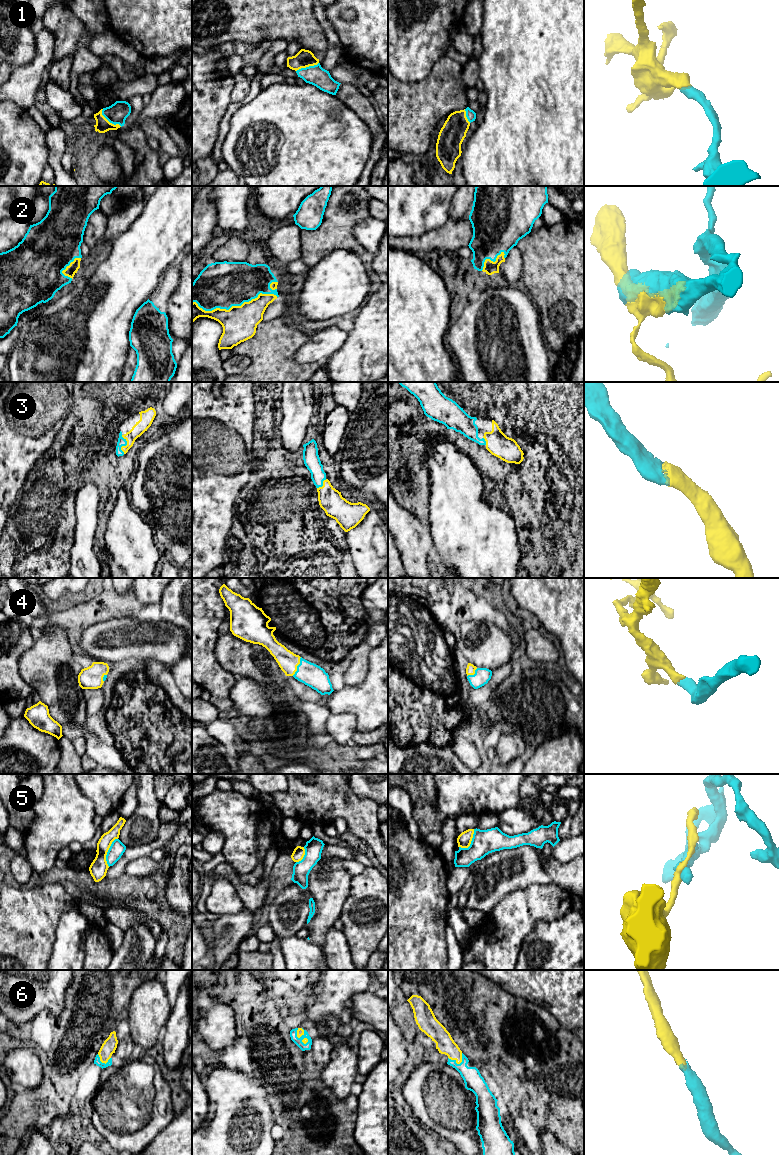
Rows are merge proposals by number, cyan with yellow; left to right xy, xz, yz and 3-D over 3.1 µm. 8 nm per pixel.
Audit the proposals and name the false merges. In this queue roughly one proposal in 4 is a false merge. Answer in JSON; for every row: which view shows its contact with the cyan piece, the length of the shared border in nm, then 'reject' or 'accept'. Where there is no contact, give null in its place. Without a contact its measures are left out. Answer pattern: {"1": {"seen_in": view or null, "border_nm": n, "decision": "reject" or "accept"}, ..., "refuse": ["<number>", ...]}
{"1": {"seen_in": "xy", "border_nm": 220, "decision": "accept"}, "2": {"seen_in": "xz", "border_nm": 700, "decision": "accept"}, "3": {"seen_in": "xy", "border_nm": 150, "decision": "accept"}, "4": {"seen_in": "xz", "border_nm": 170, "decision": "accept"}, "5": {"seen_in": "xy", "border_nm": 240, "decision": "reject"}, "6": {"seen_in": "yz", "border_nm": 130, "decision": "accept"}, "refuse": ["5"]}

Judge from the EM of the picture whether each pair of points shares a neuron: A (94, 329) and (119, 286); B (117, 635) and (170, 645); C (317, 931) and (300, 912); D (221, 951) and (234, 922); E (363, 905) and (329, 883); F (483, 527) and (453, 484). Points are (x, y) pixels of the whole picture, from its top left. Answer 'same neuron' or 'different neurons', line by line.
A: same neuron
B: same neuron
C: different neurons
D: same neuron
E: different neurons
F: same neuron

